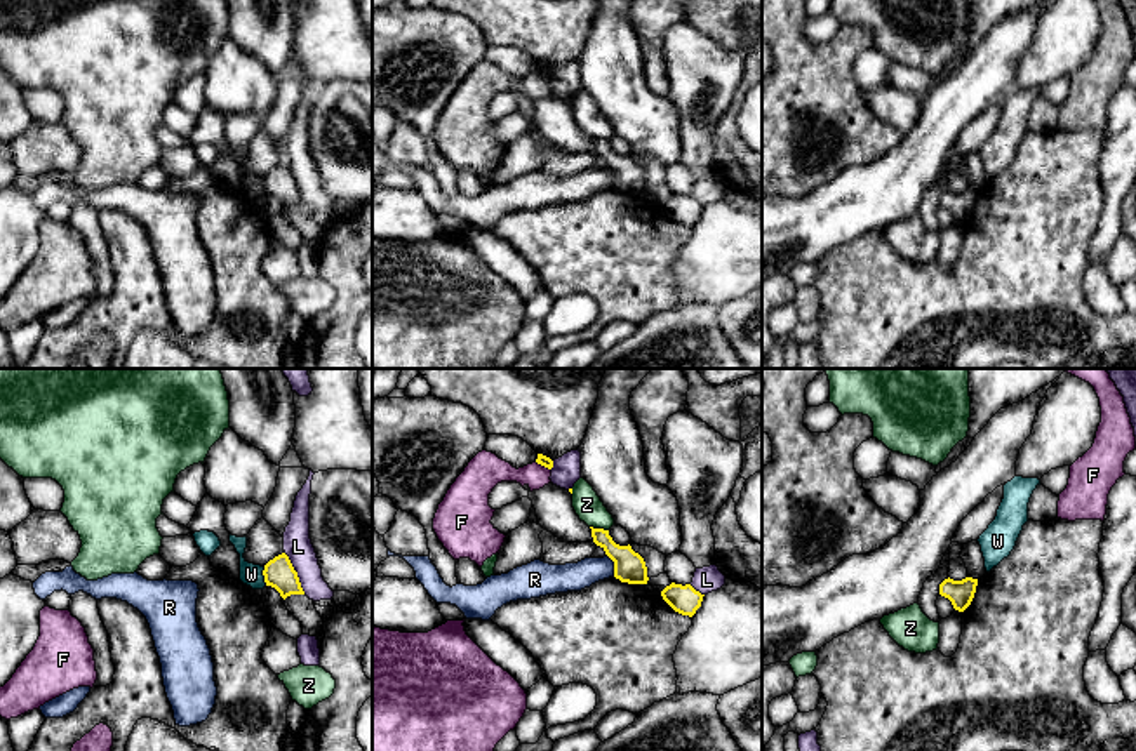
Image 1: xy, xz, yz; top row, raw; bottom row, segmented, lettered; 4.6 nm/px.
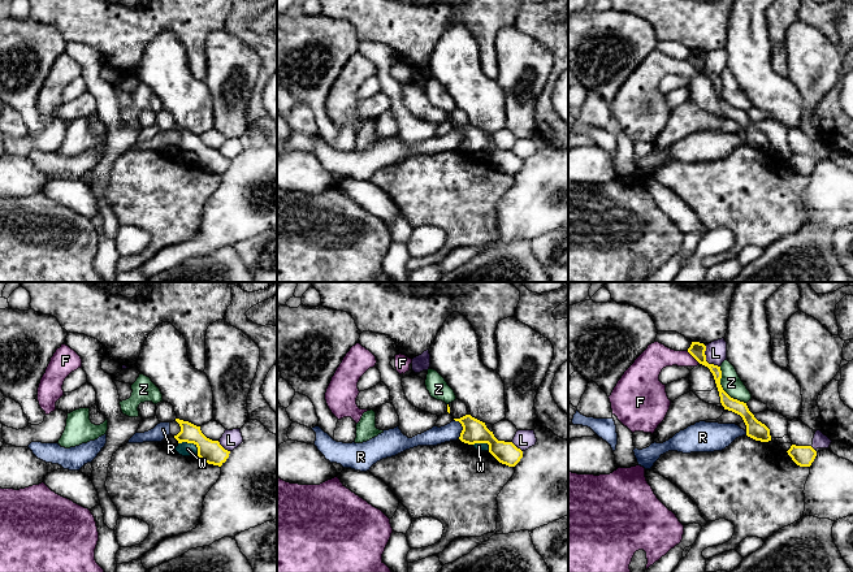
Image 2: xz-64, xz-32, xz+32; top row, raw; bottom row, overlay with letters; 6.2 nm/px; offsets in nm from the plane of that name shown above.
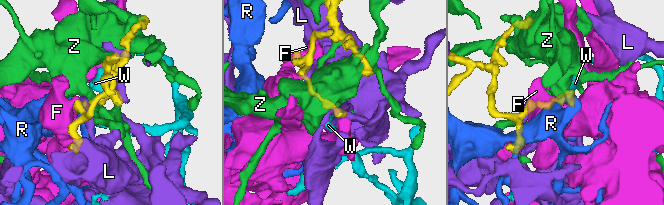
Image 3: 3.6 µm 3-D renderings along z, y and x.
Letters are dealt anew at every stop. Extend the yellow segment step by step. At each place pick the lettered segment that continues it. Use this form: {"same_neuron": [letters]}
{"same_neuron": []}

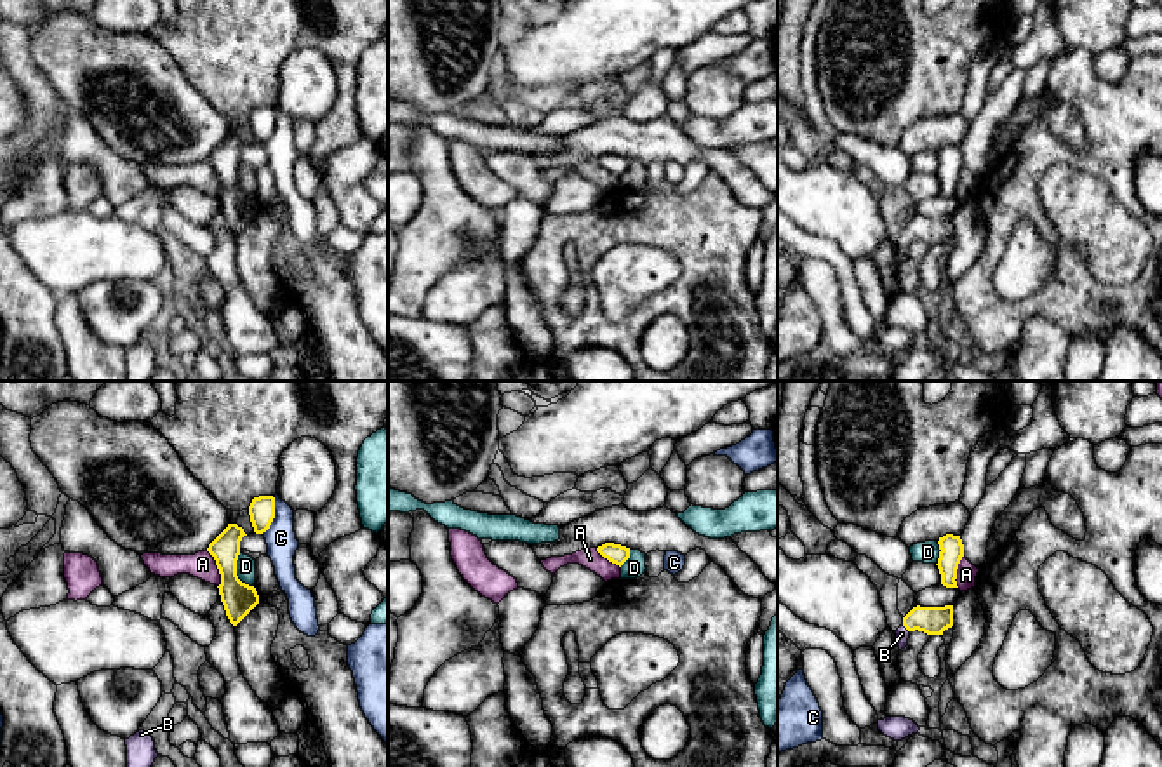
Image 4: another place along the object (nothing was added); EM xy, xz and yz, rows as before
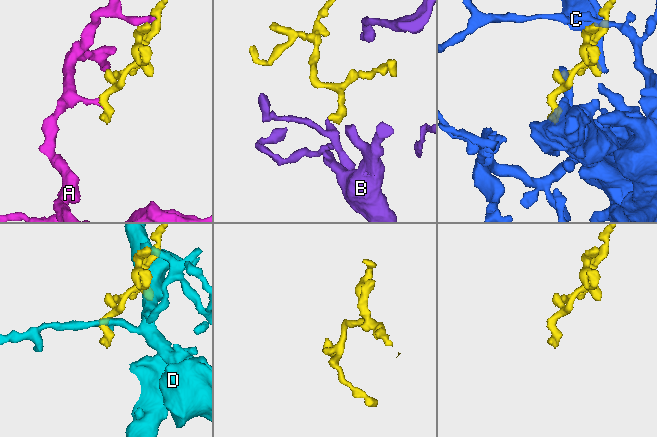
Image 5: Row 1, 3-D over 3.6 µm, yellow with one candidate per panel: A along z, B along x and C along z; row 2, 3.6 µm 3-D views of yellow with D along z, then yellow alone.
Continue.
{"same_neuron": ["B"]}

